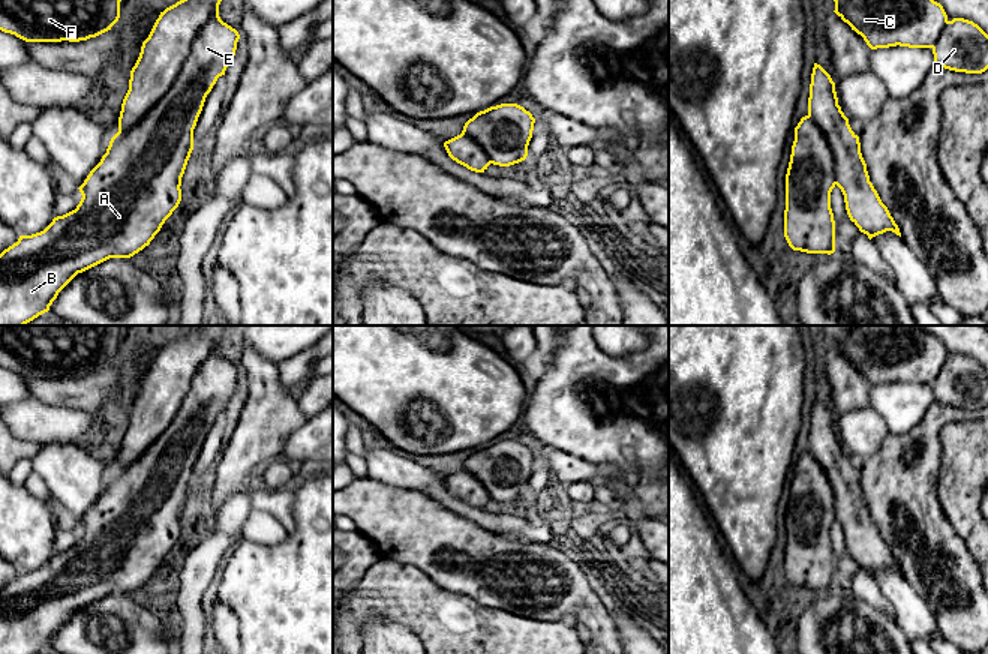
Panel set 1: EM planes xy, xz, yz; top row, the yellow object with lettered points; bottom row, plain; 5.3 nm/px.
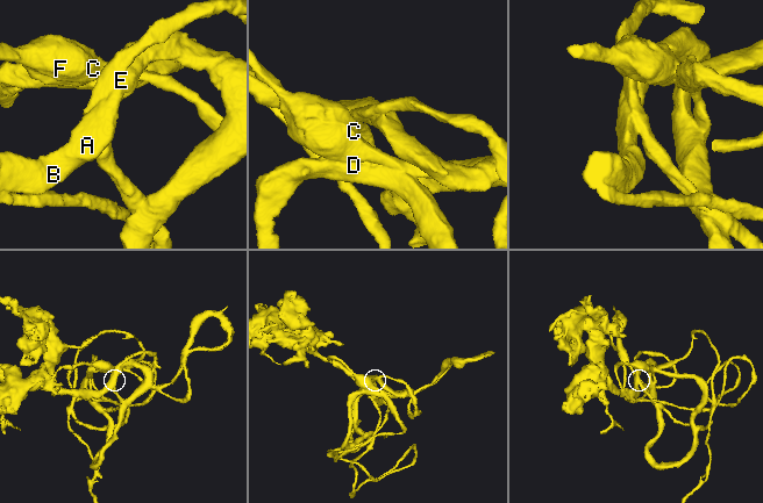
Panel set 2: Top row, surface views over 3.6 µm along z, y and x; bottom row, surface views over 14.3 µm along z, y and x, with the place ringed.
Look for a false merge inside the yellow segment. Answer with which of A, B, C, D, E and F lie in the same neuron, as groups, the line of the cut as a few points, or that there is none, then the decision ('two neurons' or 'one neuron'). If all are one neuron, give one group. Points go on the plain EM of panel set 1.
A B C D E F | no cut | one neuron

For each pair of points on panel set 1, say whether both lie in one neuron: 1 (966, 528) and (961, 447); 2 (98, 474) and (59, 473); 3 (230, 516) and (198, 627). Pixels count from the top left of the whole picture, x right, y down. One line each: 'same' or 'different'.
1: same
2: same
3: same

